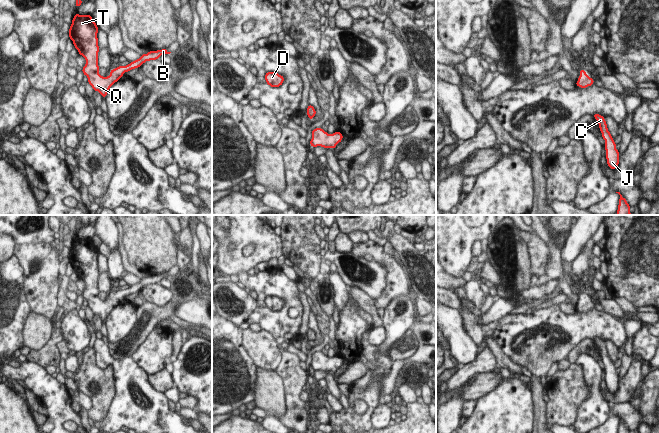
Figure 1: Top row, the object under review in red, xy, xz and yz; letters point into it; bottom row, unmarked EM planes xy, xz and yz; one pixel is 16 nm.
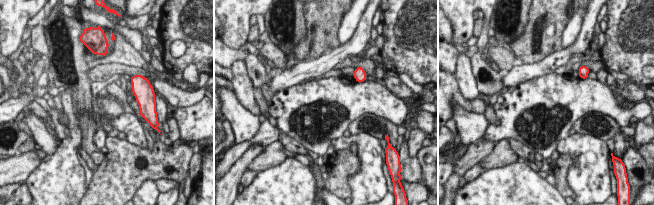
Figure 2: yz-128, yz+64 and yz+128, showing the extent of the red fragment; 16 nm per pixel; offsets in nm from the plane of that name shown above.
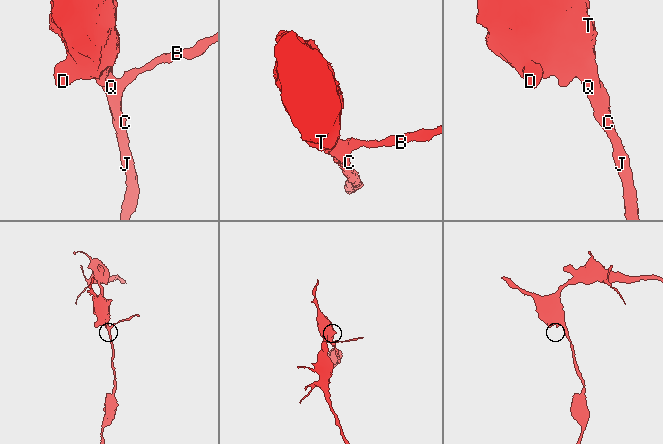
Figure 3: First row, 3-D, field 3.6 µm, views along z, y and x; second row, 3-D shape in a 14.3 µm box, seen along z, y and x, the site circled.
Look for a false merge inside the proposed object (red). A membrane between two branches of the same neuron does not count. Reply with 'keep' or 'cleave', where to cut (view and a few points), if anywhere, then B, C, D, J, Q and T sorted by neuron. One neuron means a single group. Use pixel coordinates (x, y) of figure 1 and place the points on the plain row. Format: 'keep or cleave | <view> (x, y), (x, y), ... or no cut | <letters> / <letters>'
keep | no cut | B C D J Q T

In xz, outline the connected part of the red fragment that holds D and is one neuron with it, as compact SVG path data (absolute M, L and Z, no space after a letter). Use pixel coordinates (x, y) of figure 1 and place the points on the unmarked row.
M267 296L265 298L265 304L268 309L275 312L275 311L279 311L282 309L284 305L284 301L282 299L279 299L276 296Z

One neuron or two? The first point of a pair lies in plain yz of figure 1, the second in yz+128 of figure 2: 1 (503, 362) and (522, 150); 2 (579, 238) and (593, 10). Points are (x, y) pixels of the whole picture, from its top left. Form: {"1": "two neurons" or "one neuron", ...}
{"1": "one neuron", "2": "two neurons"}

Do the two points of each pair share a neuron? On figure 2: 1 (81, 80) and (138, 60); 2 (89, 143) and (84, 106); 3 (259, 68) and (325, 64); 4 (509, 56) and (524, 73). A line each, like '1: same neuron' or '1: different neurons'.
1: different neurons
2: same neuron
3: different neurons
4: different neurons

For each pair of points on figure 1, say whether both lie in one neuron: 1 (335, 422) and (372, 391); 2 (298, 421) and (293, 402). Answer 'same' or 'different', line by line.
1: same
2: same

